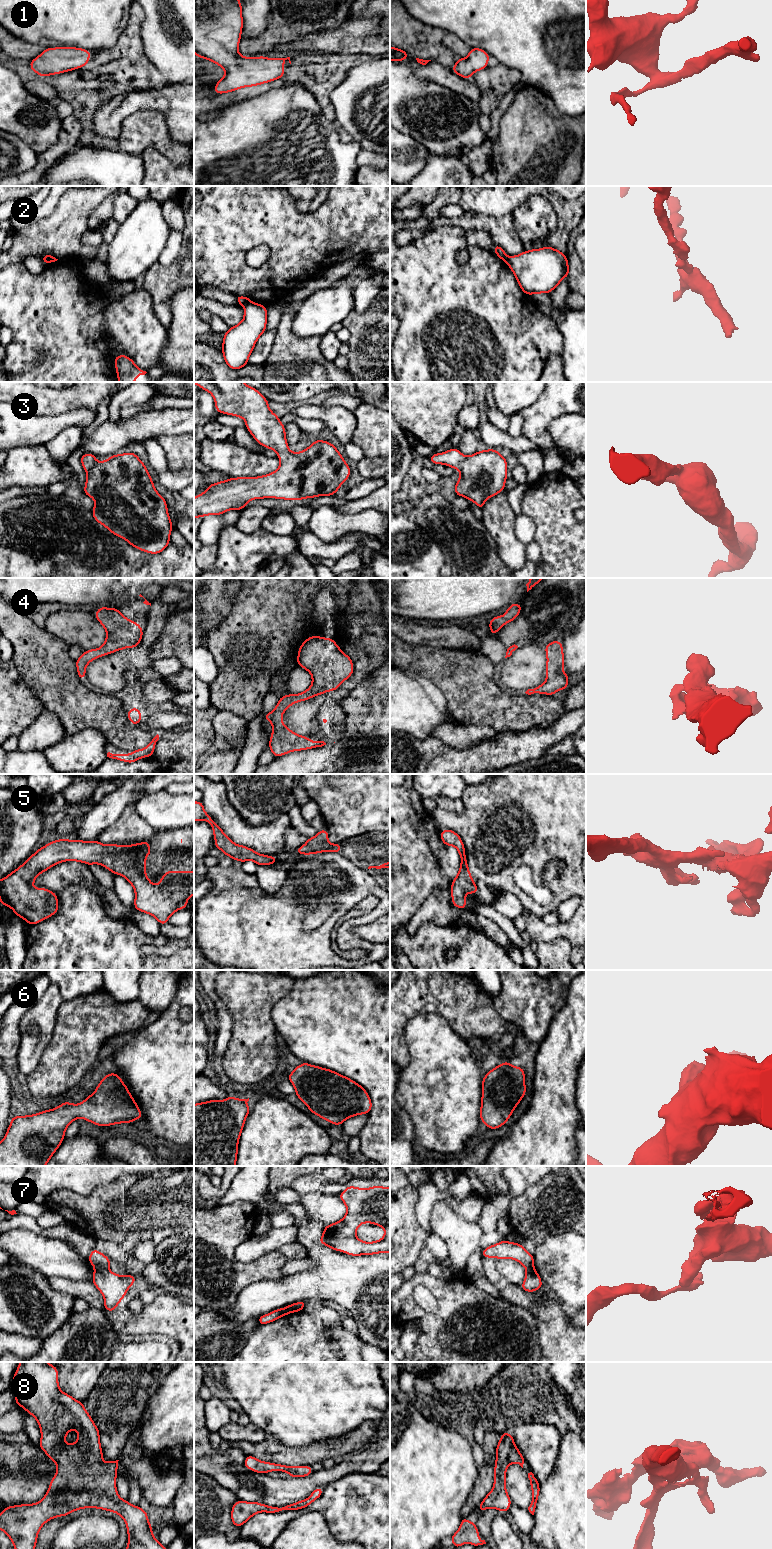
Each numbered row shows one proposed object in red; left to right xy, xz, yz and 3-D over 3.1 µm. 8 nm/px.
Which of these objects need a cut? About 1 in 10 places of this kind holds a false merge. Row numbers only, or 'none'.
2, 7

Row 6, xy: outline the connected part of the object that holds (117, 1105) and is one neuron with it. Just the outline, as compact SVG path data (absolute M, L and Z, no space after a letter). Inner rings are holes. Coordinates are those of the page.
M108 1073L93 1094L80 1104L65 1102L51 1110L34 1115L12 1116L4 1139L0 1142L0 1166L45 1166L64 1140L70 1123L83 1118L97 1126L127 1123L142 1118L142 1113L117 1073Z

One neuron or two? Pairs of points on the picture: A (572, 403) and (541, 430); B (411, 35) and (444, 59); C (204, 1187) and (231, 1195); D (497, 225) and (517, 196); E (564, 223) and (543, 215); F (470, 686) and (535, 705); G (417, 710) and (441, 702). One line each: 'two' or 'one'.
A: one
B: one
C: two
D: two
E: two
F: one
G: two

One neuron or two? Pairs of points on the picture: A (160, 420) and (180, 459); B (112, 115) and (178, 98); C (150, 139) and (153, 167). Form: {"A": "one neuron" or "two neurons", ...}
{"A": "two neurons", "B": "one neuron", "C": "two neurons"}

